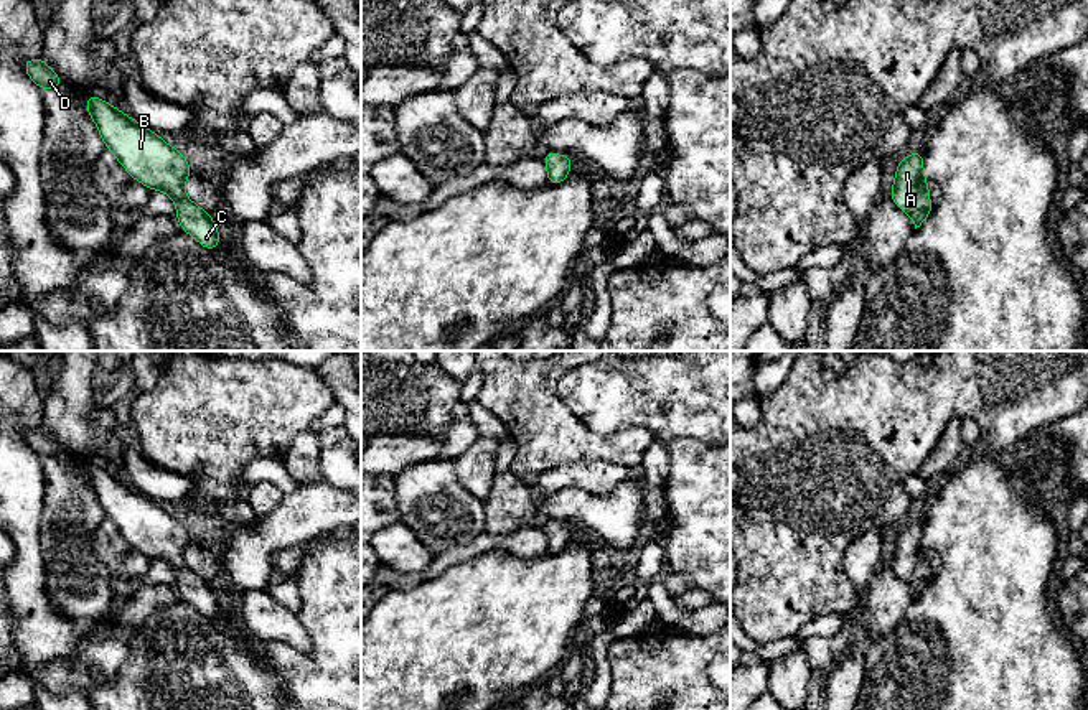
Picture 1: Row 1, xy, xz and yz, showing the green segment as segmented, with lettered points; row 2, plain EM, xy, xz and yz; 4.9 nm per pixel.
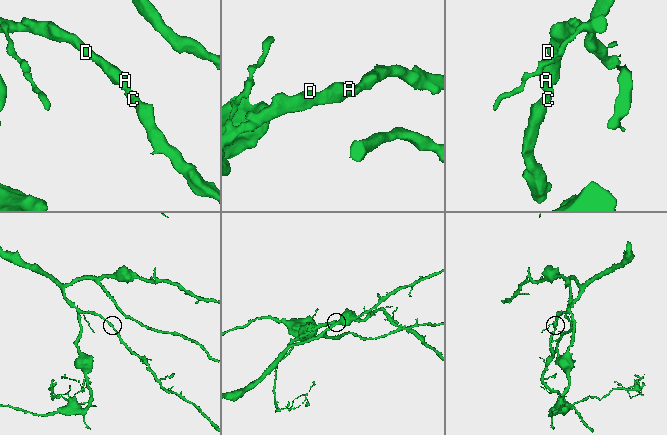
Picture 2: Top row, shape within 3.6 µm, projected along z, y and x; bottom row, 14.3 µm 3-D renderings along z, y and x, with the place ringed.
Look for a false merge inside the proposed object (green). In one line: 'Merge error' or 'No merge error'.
No merge error

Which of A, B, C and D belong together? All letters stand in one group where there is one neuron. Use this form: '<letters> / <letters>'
A B C D

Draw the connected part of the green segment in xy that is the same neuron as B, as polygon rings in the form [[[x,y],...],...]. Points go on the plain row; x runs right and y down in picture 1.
[[[96,463],[84,473],[107,519],[115,524],[130,545],[153,560],[165,560],[178,575],[176,586],[183,601],[193,605],[208,619],[214,619],[221,613],[218,595],[185,563],[185,550],[191,539],[181,521]]]

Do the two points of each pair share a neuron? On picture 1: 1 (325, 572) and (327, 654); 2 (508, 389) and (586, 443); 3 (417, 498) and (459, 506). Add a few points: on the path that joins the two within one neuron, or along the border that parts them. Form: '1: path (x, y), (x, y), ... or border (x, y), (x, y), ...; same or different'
1: path (327, 592), (327, 635); same
2: path (528, 407), (559, 439), (566, 440); same
3: path (427, 498), (436, 506), (449, 506); same

